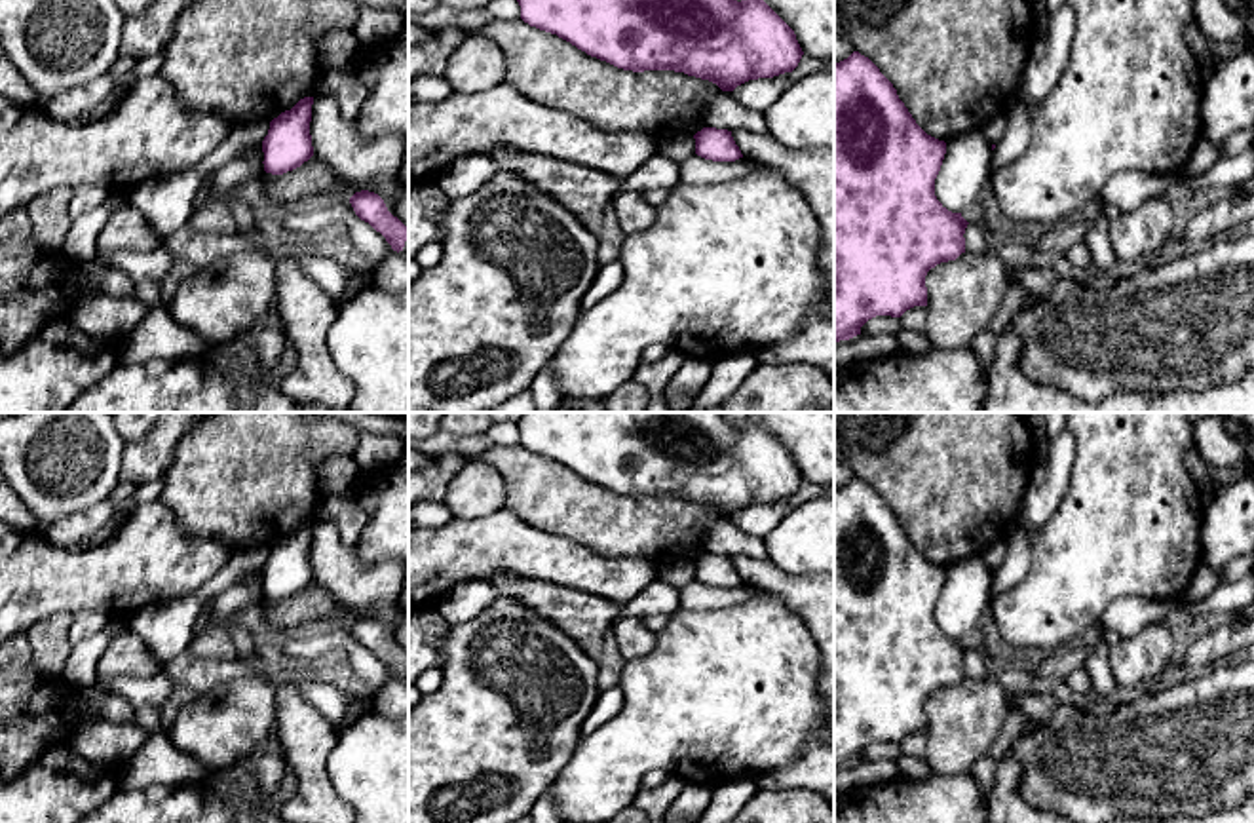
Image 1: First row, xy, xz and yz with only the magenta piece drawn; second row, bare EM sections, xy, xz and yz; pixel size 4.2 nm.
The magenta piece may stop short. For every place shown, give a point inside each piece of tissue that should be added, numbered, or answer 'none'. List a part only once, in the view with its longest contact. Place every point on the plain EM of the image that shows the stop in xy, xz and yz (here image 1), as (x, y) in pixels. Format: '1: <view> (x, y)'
none

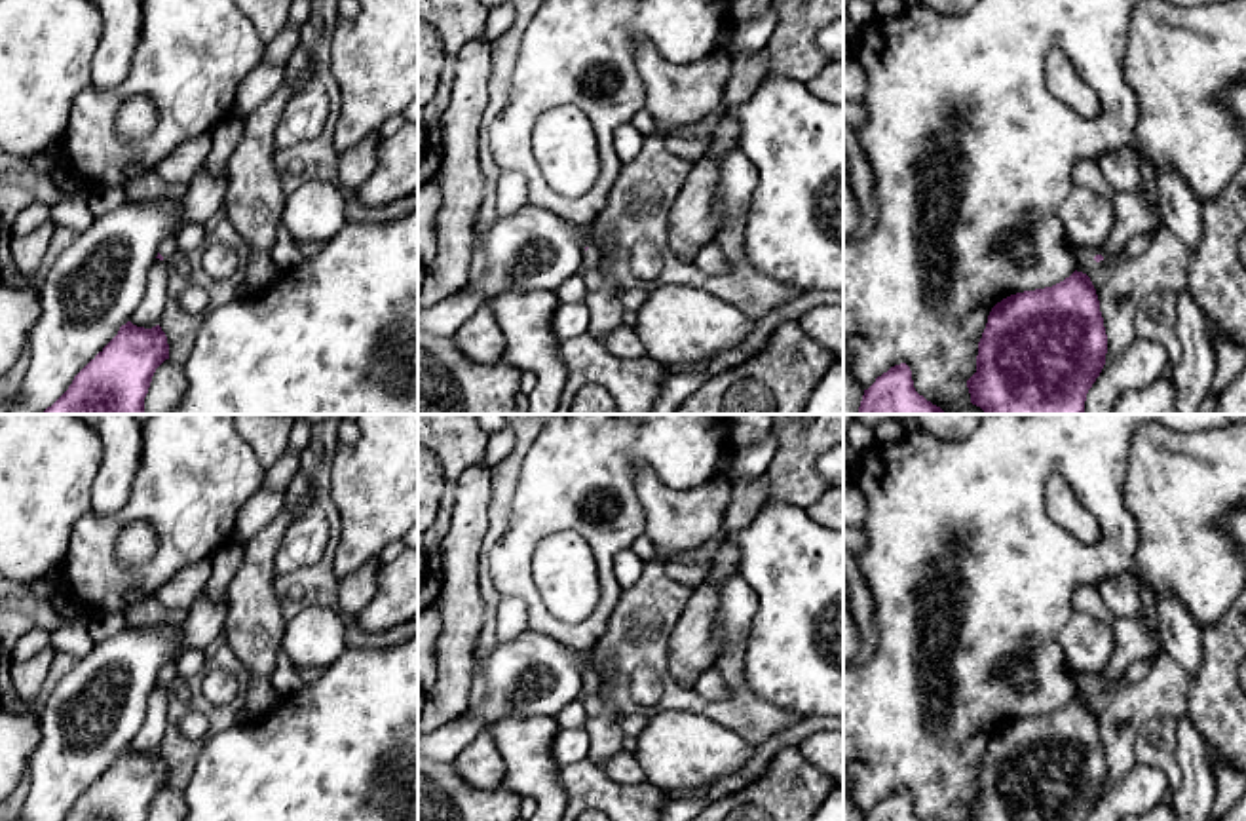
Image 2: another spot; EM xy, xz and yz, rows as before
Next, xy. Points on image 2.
1: xy (168, 675)

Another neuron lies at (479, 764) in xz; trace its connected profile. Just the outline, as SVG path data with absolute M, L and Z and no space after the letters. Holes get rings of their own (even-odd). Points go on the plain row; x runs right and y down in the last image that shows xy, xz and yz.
M492 734L473 739L452 764L463 783L475 789L500 789L507 775L507 766Z

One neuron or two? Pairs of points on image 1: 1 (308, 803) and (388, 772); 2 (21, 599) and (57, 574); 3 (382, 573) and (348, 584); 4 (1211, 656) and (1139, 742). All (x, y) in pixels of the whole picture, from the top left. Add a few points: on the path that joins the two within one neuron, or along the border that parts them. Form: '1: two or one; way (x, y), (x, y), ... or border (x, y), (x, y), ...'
1: two; border (333, 747), (327, 759), (327, 778), (348, 803)
2: one; way (31, 590), (42, 578), (48, 578)
3: one; way (375, 580), (371, 584), (356, 584)
4: two; border (1218, 662), (1205, 669)

